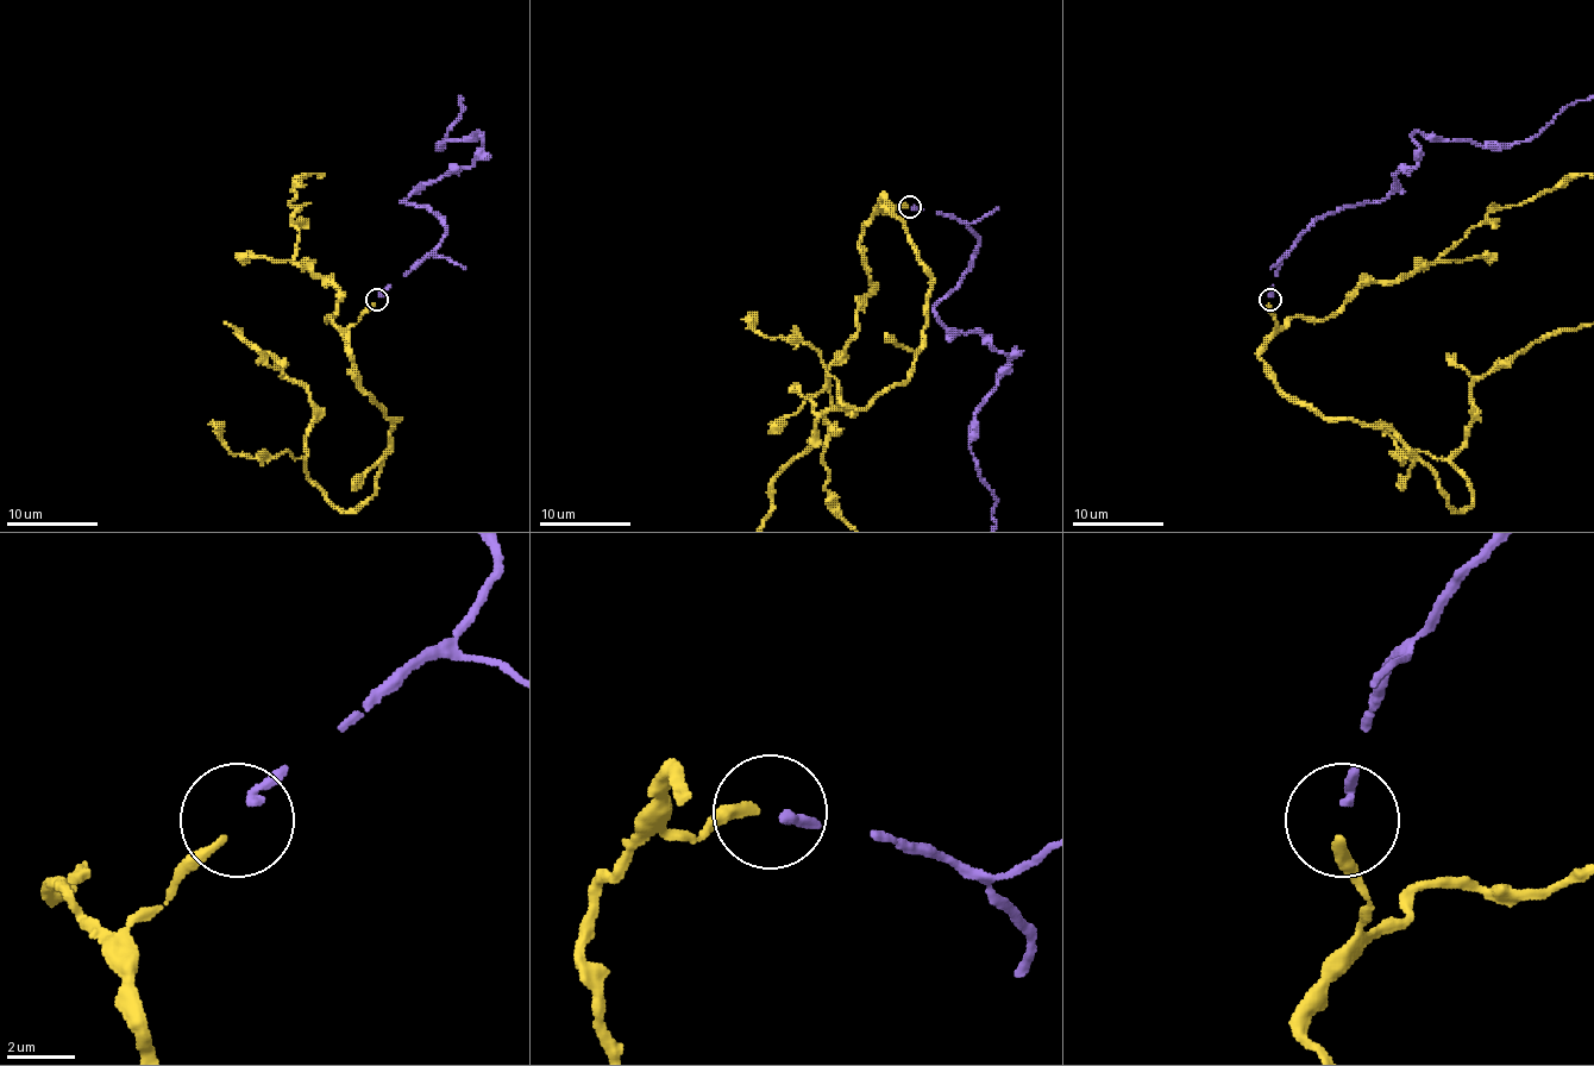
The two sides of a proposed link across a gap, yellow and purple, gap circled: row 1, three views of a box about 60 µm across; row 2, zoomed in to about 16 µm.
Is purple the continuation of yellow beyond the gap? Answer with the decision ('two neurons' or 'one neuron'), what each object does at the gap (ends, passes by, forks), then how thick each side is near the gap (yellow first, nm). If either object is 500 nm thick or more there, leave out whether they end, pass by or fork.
one neuron | yellow ends | purple ends | 280/260 nm

